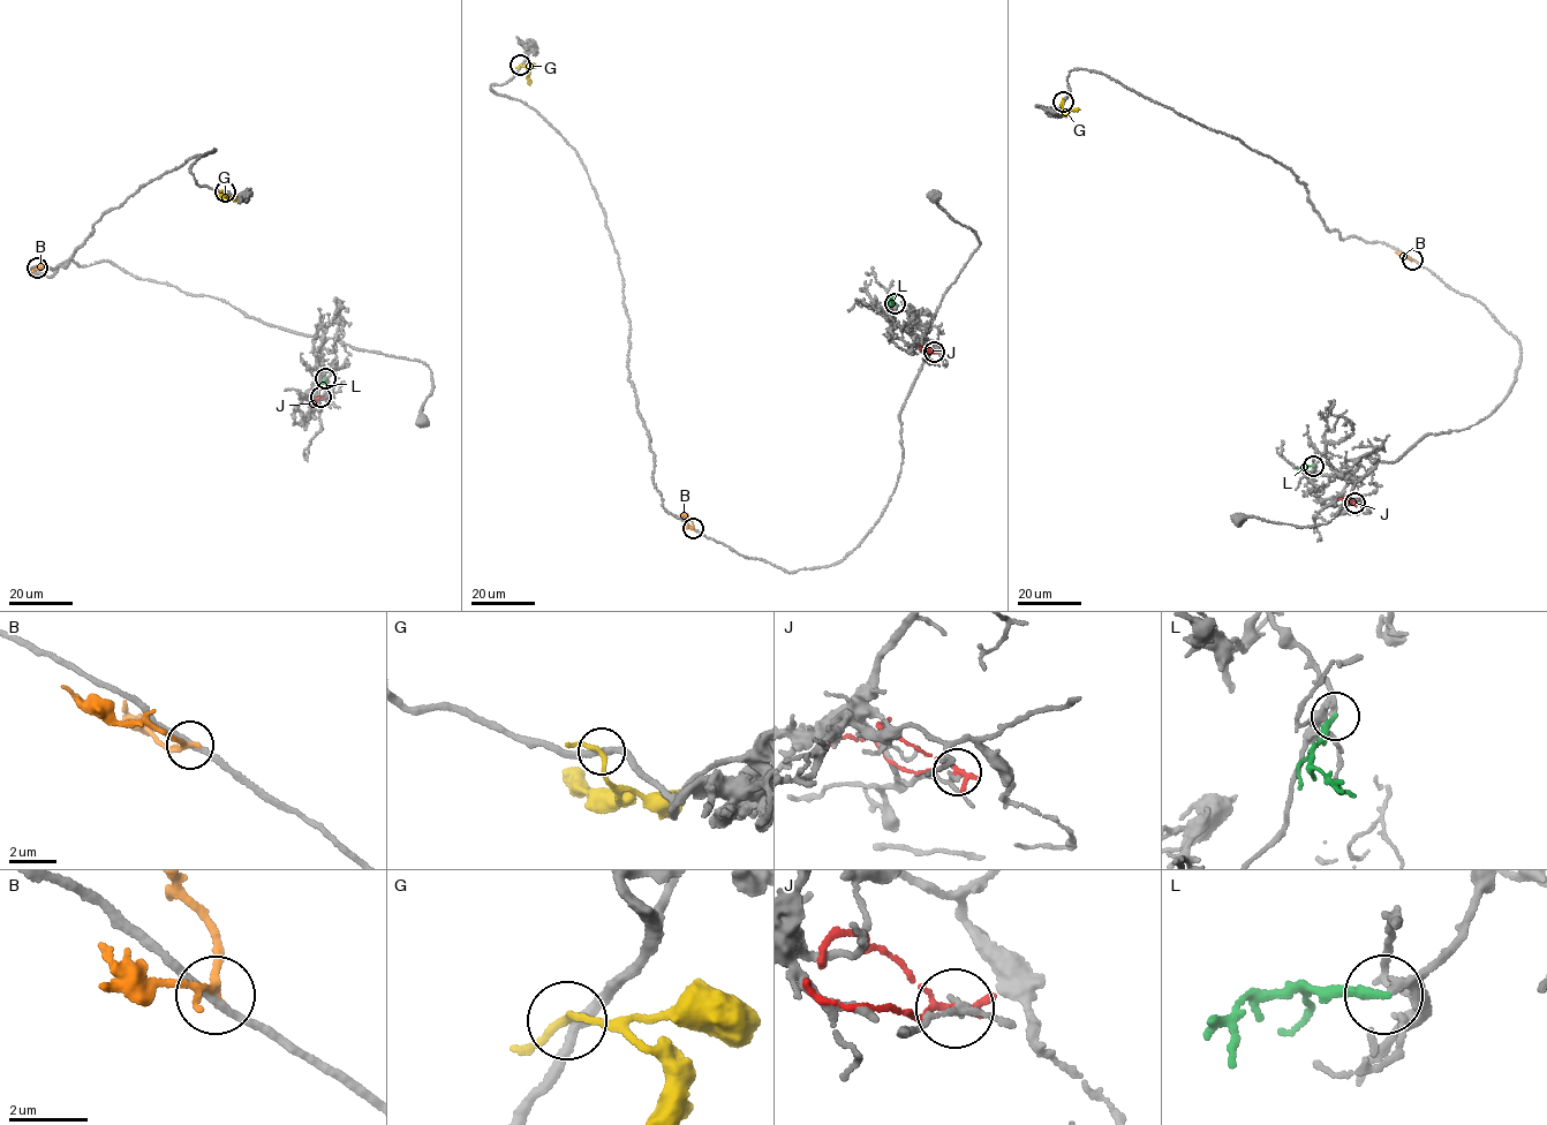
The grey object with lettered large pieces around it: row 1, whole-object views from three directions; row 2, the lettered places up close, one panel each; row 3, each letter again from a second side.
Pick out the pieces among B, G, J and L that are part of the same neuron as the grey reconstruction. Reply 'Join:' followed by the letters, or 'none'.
Join: L

